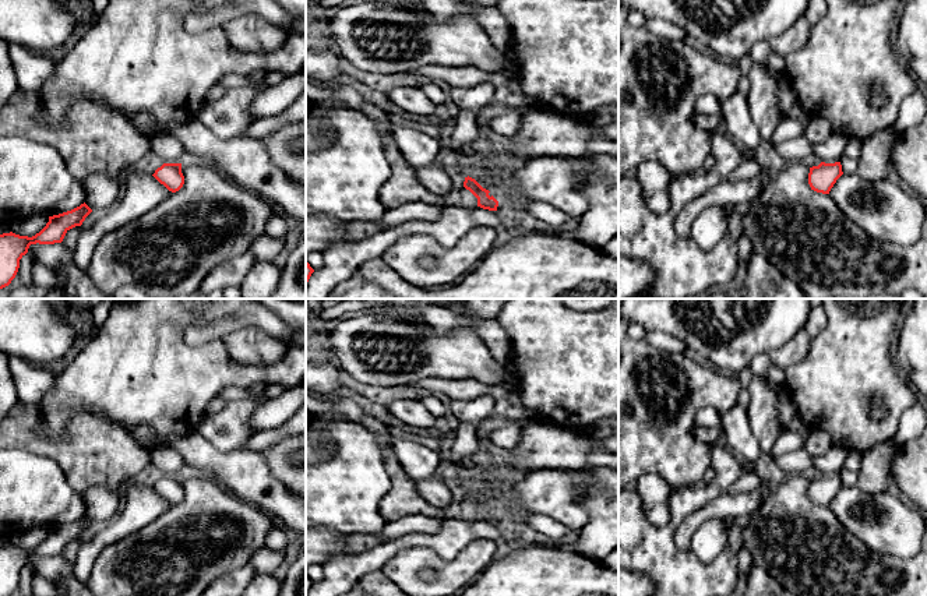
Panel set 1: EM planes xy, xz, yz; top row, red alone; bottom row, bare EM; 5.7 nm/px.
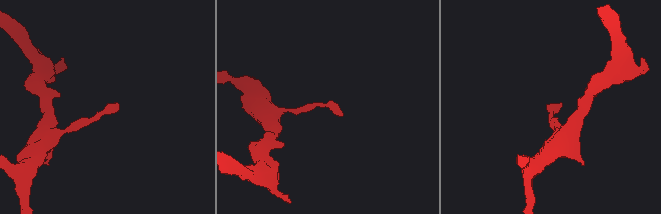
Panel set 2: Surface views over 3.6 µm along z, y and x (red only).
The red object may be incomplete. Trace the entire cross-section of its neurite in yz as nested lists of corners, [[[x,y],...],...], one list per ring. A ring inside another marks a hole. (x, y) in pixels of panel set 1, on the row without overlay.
[[[840,475],[825,476],[810,480],[808,497],[811,502],[829,507],[836,493],[843,487]]]

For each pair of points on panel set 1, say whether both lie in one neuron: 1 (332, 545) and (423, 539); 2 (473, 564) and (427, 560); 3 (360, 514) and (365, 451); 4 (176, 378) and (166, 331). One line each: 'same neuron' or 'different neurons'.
1: different neurons
2: same neuron
3: same neuron
4: same neuron

